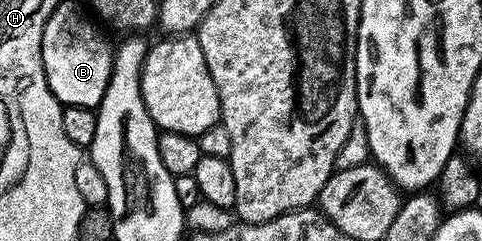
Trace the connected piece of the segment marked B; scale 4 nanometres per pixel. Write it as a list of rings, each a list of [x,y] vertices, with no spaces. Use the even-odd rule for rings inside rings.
[[[52,20],[45,27],[42,36],[42,62],[45,65],[45,75],[48,79],[49,89],[65,108],[92,109],[101,108],[104,95],[111,83],[114,73],[114,49],[104,41],[98,39],[97,33],[86,29],[82,25],[58,25],[57,20]]]

